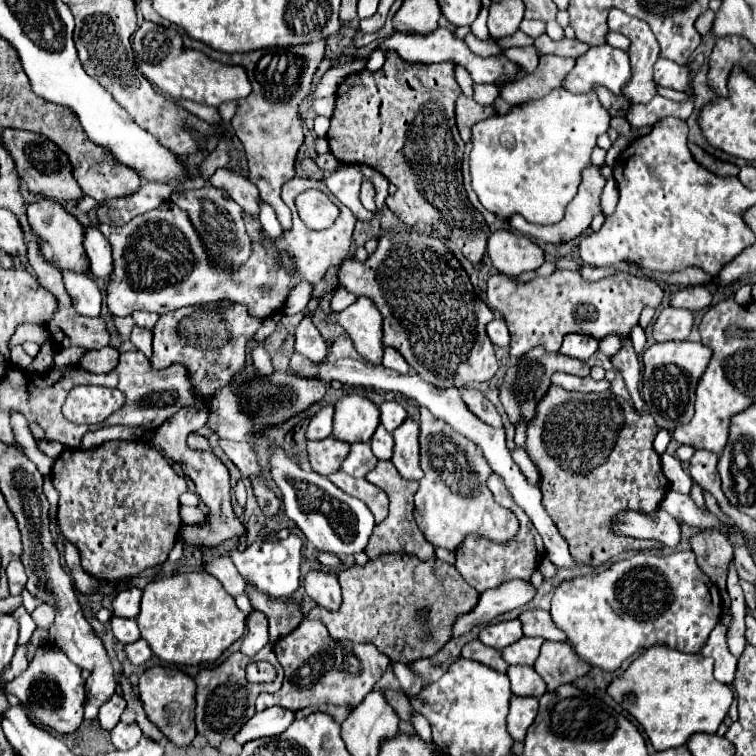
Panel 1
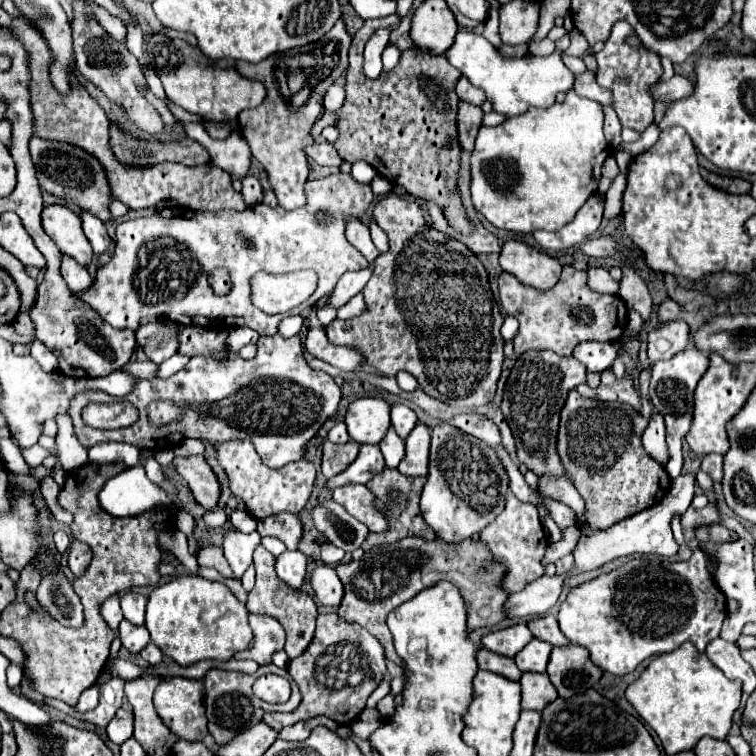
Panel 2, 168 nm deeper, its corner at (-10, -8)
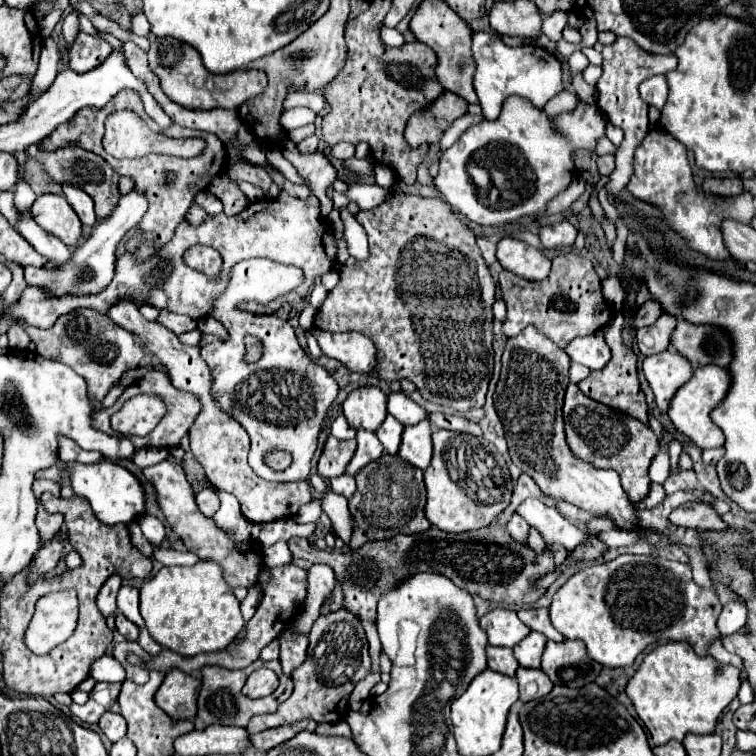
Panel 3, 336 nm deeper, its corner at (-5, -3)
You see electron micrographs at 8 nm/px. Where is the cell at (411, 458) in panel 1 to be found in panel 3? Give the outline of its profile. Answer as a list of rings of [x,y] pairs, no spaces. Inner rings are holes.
[[[423,420],[421,424],[409,426],[403,430],[403,442],[399,446],[399,456],[405,462],[425,470],[431,462],[431,450],[433,450],[433,446],[431,446],[431,424],[429,424],[429,420]]]

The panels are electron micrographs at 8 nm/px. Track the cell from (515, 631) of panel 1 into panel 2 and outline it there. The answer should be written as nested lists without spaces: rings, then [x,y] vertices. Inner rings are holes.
[[[516,623],[512,627],[484,635],[482,647],[486,647],[488,651],[506,655],[506,657],[514,657],[520,649],[524,649],[532,641],[532,637],[534,635],[530,633],[530,629],[524,623]]]

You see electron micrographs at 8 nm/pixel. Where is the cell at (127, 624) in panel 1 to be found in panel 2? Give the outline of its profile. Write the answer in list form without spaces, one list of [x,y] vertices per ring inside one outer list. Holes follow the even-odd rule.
[[[126,619],[118,627],[118,635],[122,639],[122,645],[132,653],[140,653],[142,647],[146,647],[150,643],[150,635],[148,635],[146,627],[136,627]]]

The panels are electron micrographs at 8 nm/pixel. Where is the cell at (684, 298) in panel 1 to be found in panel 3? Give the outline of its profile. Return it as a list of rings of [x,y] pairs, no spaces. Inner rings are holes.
[[[647,300],[645,304],[641,304],[635,312],[635,326],[641,328],[641,326],[649,326],[653,322],[657,322],[657,318],[663,314],[663,308],[659,302],[655,300]]]

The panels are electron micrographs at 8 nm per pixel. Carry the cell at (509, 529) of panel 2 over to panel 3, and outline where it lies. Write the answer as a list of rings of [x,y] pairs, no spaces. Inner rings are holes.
[[[513,512],[511,520],[509,520],[509,524],[507,524],[507,532],[511,534],[511,538],[515,538],[515,540],[521,542],[521,544],[527,544],[529,530],[531,530],[531,526],[529,526],[517,512]]]

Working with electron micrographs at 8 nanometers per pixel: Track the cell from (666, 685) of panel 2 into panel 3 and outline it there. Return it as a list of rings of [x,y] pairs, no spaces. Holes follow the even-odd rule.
[[[667,642],[663,646],[657,646],[653,652],[649,652],[643,658],[639,670],[627,682],[625,692],[631,698],[637,716],[647,726],[653,742],[665,744],[669,740],[681,742],[685,738],[685,734],[689,734],[689,732],[693,732],[693,734],[711,734],[714,732],[721,712],[737,696],[739,686],[741,686],[741,678],[739,678],[737,668],[719,664],[711,656],[695,654],[695,650],[687,642]]]

